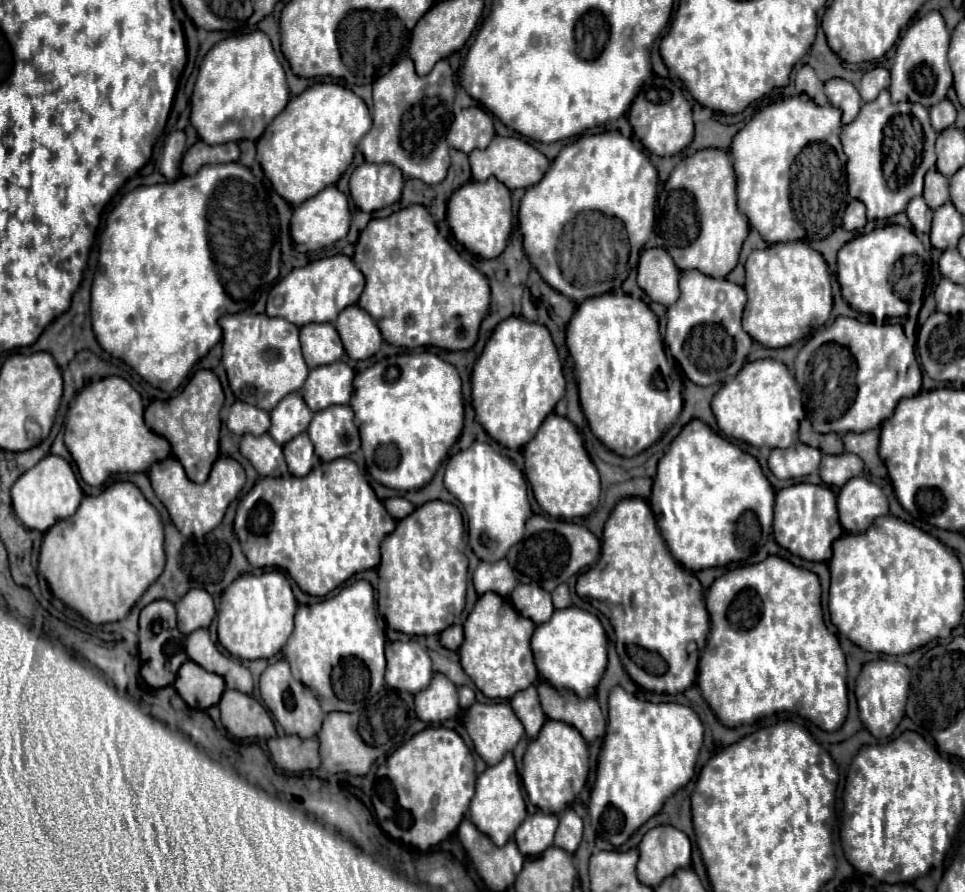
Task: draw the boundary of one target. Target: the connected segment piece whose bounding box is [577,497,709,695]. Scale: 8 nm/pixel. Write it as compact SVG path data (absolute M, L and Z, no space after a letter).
M631 497L631 499L621 499L613 513L609 515L605 529L603 529L603 551L601 551L601 559L597 561L595 567L589 569L589 573L583 573L577 579L577 595L581 599L587 599L595 609L599 609L613 625L615 629L615 637L621 643L633 643L633 645L641 645L643 649L649 651L657 651L665 661L667 661L667 673L657 677L647 673L645 669L629 669L633 681L641 687L645 687L647 691L655 691L655 693L683 693L687 691L697 677L697 661L689 663L689 653L687 653L687 645L689 641L697 643L697 651L701 651L705 647L707 641L707 633L709 633L709 613L705 609L705 601L703 601L703 589L697 577L693 577L687 569L681 569L677 565L677 561L671 557L657 525L655 525L655 517L649 509L649 505L643 499Z

